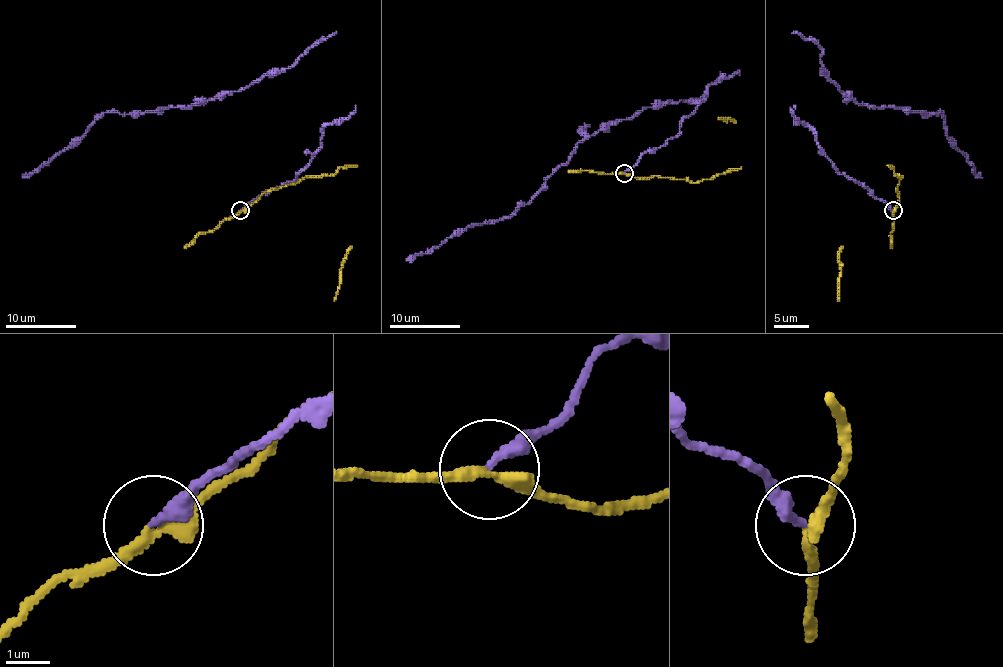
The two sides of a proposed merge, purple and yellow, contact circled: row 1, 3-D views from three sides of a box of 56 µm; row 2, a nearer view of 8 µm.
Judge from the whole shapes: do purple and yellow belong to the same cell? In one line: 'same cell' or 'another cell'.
another cell

